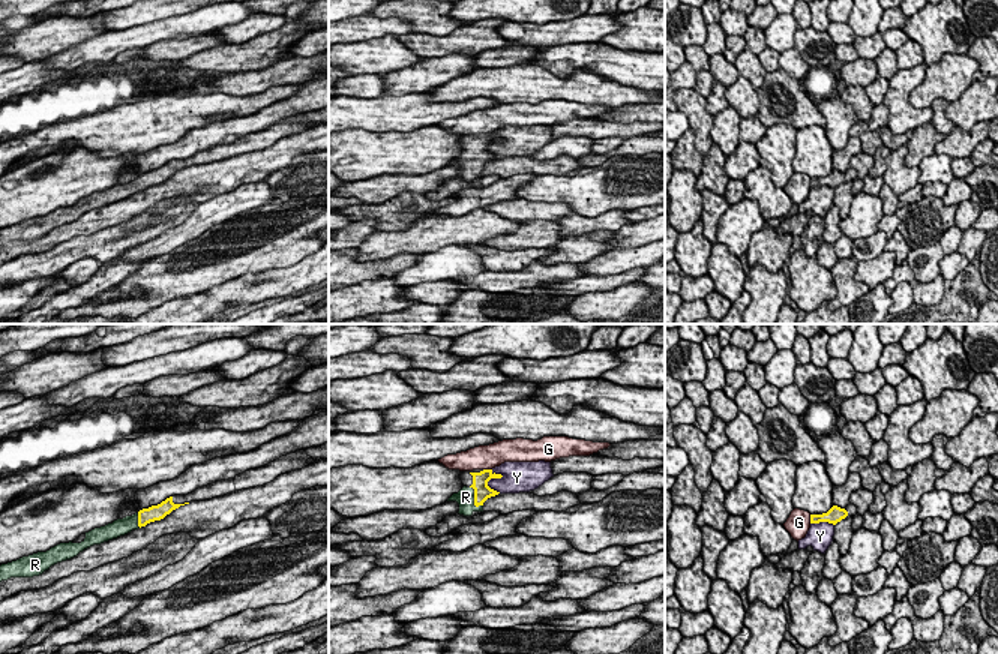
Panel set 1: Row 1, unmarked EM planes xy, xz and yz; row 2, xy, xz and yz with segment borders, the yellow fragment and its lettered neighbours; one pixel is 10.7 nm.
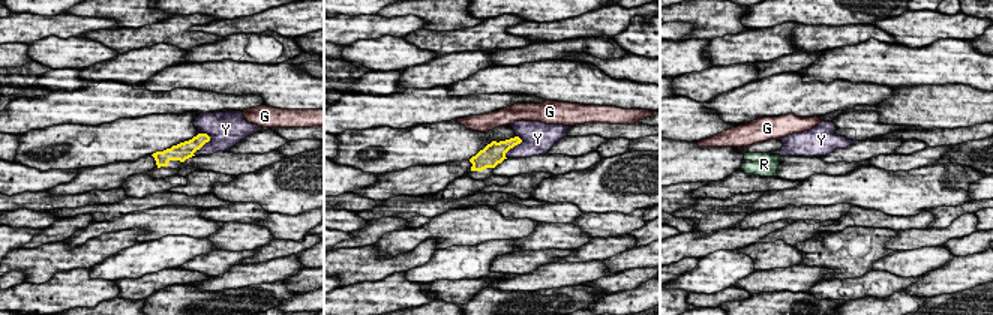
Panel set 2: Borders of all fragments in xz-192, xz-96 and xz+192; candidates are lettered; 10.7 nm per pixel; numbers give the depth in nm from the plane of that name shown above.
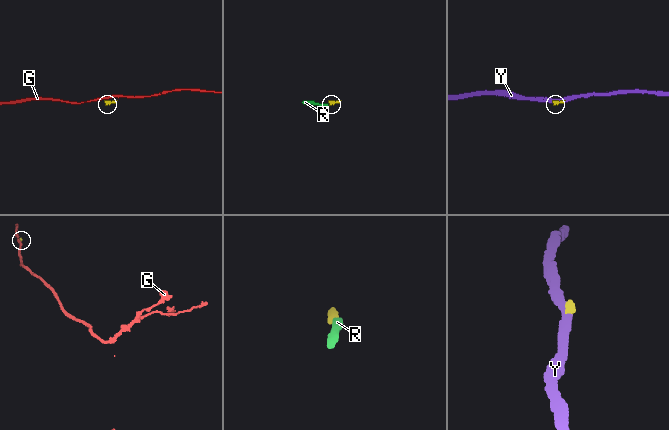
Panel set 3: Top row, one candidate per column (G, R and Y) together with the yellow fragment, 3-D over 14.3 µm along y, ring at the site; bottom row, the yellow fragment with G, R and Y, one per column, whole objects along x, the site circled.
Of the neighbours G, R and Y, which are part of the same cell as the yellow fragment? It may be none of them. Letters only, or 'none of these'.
R

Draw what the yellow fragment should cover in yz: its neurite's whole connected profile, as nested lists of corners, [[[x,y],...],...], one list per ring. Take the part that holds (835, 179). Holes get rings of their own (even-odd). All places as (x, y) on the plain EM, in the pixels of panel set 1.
[[[833,170],[827,177],[810,178],[810,188],[828,186],[828,188],[836,189],[837,186],[840,186],[846,180],[848,180],[848,176],[845,172]]]

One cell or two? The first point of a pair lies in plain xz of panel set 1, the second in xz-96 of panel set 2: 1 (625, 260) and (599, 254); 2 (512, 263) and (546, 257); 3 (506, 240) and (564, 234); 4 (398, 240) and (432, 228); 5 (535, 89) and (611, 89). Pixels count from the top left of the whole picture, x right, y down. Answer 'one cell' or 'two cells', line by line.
1: two cells
2: one cell
3: one cell
4: one cell
5: one cell

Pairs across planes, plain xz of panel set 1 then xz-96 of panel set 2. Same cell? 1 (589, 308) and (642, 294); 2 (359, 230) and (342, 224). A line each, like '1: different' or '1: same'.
1: same
2: different

